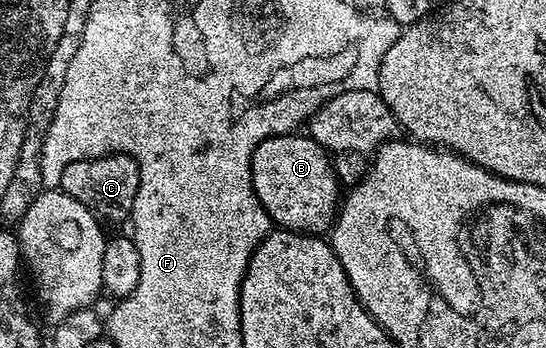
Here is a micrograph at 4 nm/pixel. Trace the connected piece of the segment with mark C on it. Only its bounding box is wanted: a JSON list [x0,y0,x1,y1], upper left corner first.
[59,154,139,223]

